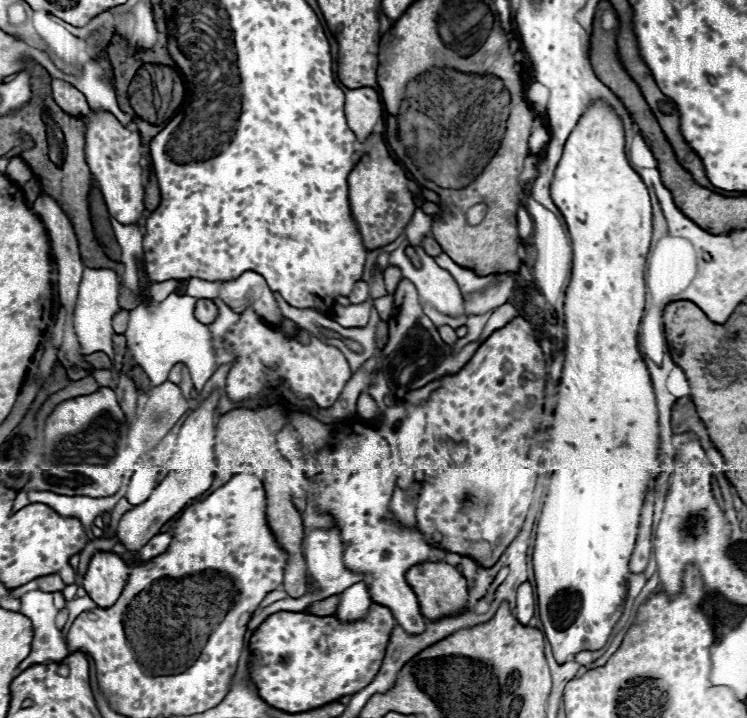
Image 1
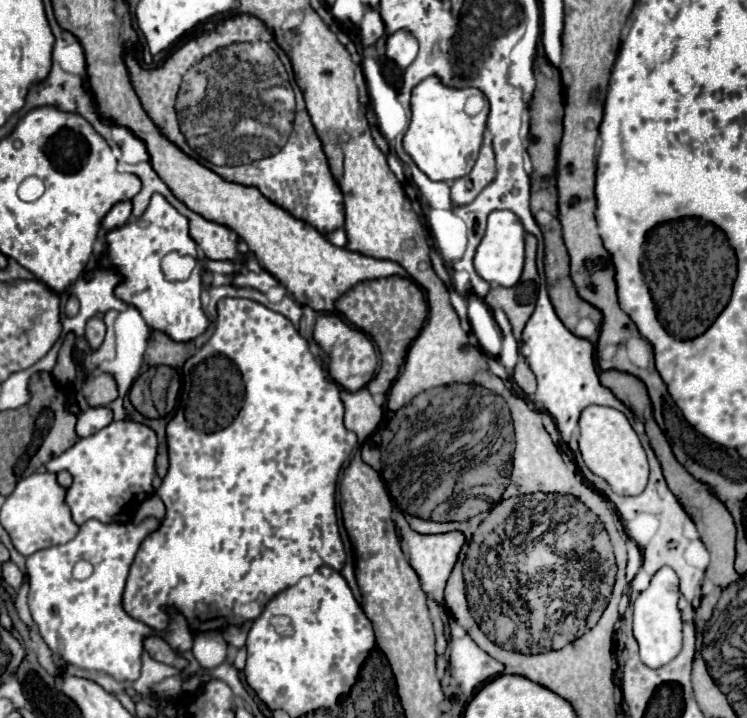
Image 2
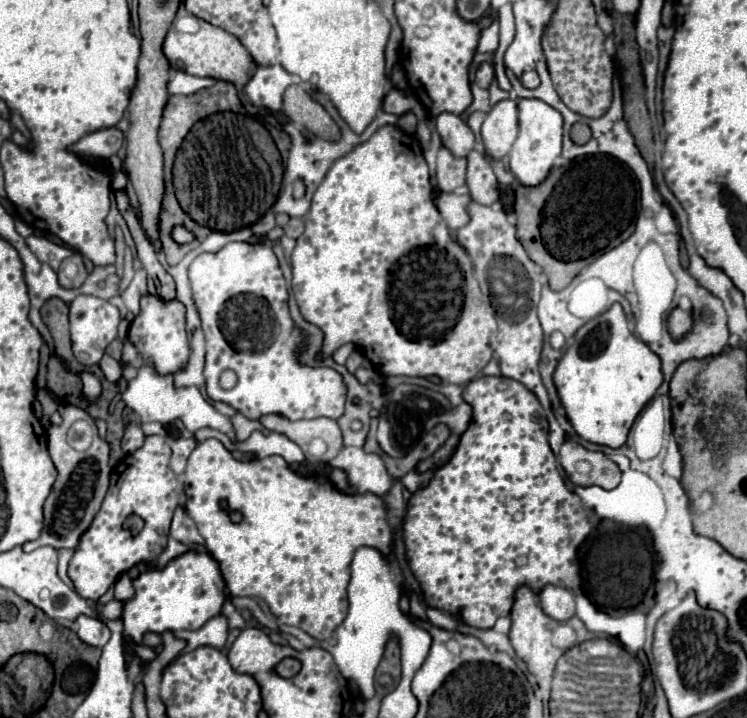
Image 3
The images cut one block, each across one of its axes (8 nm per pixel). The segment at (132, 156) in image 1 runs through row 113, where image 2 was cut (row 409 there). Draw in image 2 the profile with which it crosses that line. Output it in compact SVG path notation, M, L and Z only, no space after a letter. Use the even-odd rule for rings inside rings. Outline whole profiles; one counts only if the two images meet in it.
M90 408L78 416L76 434L80 438L90 436L92 432L98 432L100 428L108 426L110 422L112 422L112 410L110 408Z

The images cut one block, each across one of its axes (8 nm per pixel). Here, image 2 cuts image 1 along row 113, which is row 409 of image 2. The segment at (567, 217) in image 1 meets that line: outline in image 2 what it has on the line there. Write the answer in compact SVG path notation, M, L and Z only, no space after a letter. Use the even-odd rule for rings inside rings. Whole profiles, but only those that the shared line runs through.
M588 406L580 416L580 452L586 466L600 478L604 478L610 488L620 496L636 496L646 488L648 482L648 462L644 448L636 432L632 430L628 418L606 406Z

